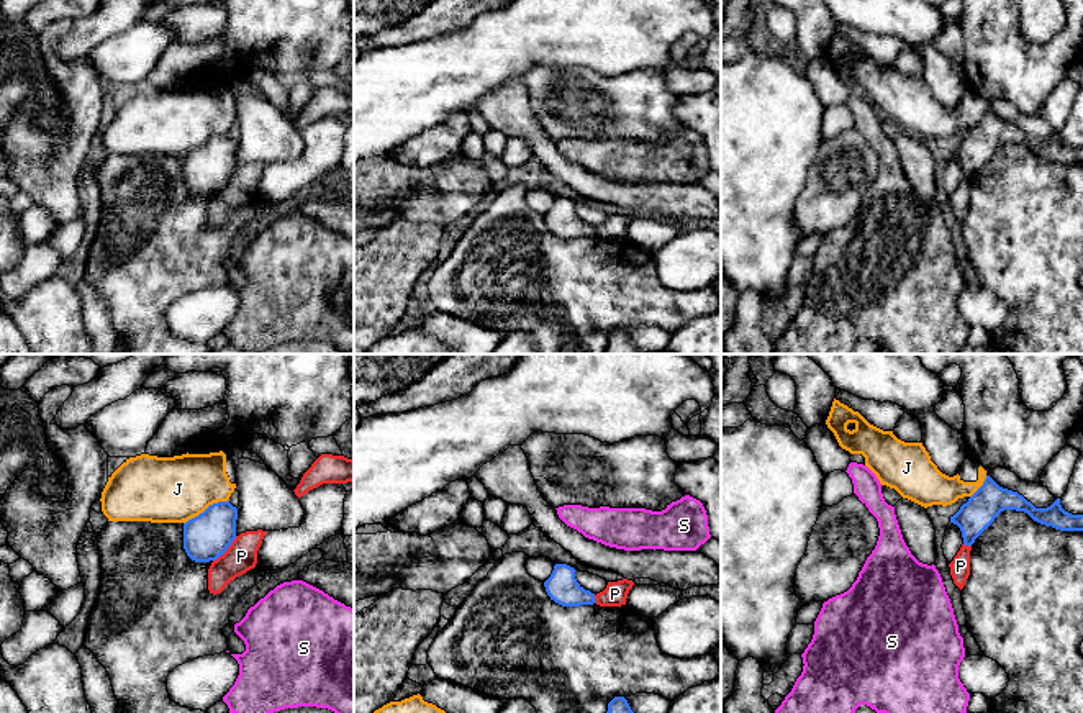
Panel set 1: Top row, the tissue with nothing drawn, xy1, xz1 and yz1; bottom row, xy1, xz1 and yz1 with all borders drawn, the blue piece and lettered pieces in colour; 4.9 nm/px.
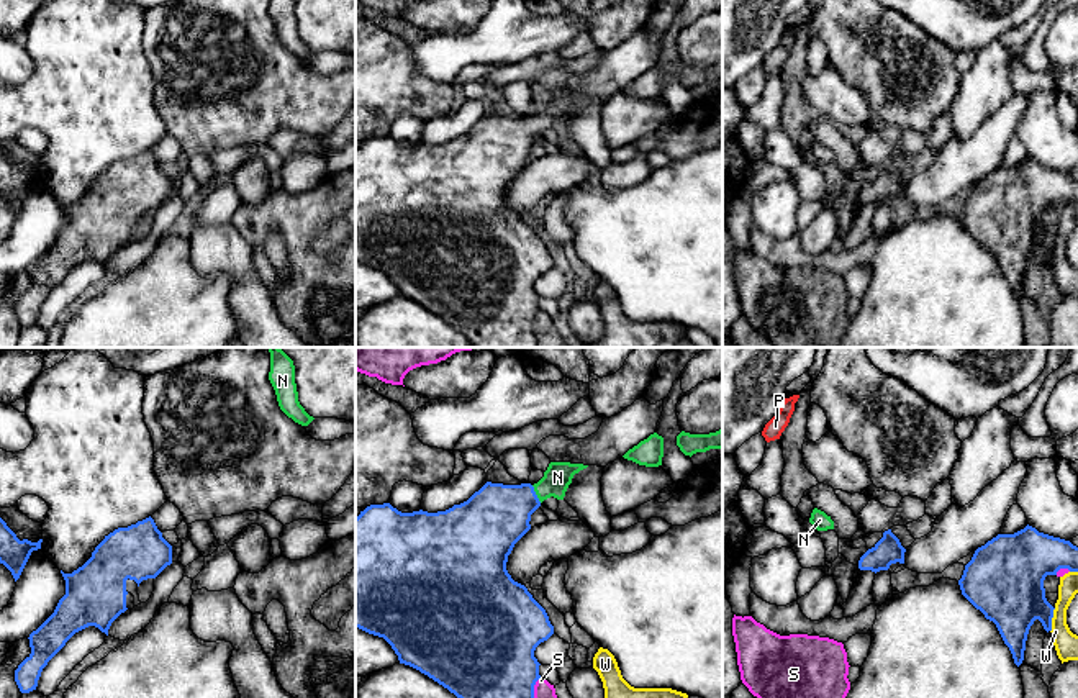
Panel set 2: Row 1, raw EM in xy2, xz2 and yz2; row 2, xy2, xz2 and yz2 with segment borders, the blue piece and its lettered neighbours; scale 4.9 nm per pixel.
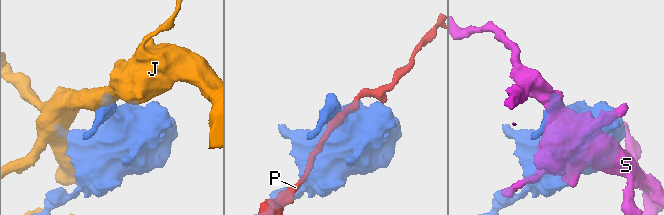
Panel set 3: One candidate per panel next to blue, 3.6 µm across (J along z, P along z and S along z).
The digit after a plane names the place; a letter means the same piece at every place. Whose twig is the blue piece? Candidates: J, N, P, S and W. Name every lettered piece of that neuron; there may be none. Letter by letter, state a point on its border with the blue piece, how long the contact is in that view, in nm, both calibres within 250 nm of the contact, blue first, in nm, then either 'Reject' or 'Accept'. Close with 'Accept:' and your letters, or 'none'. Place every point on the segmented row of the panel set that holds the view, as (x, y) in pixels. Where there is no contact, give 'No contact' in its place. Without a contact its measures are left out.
J: Touches blue at xy1 (207, 508). Shared border 260 nm. Thickness 220 nm (blue) against 320 nm. Reject
N: Touches blue at xz2 (534, 494). Shared border 100 nm. Thickness 320 nm (blue) against 140 nm. Accept
P: Touches blue at xy1 (226, 549). Shared border 170 nm. Thickness 220 nm (blue) against 160 nm. Reject
S: Touches blue at xz2 (533, 687). Shared border 110 nm. Thickness 400 nm (blue) against 90 nm. Reject
W: Touches blue at yz2 (1050, 620). Shared border 120 nm. Thickness 340 nm (blue) against 120 nm. Reject
Accept: N

